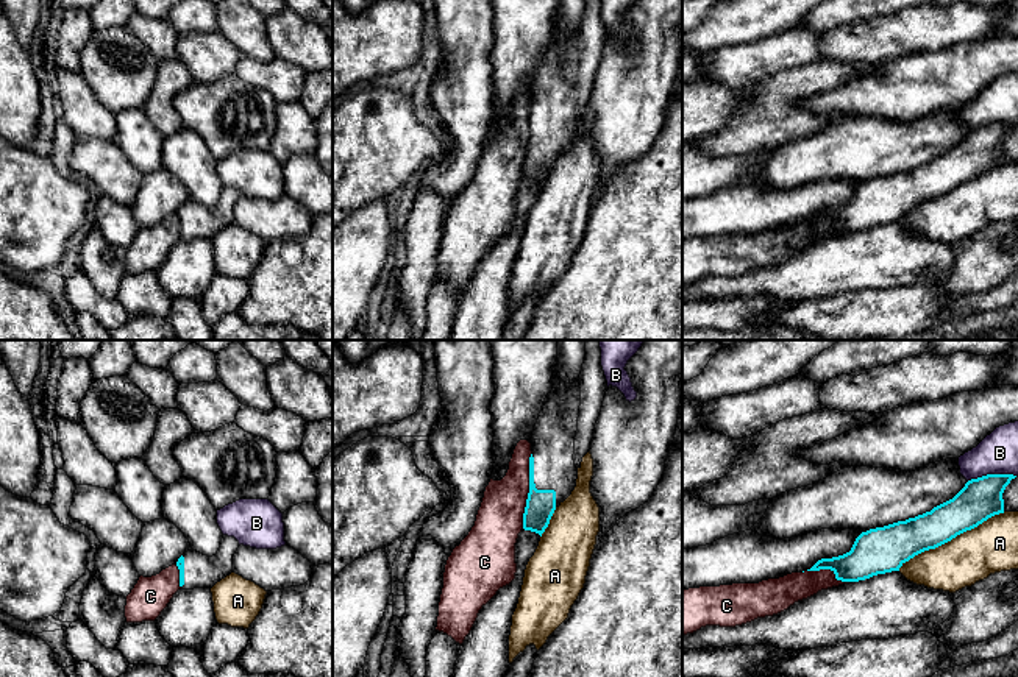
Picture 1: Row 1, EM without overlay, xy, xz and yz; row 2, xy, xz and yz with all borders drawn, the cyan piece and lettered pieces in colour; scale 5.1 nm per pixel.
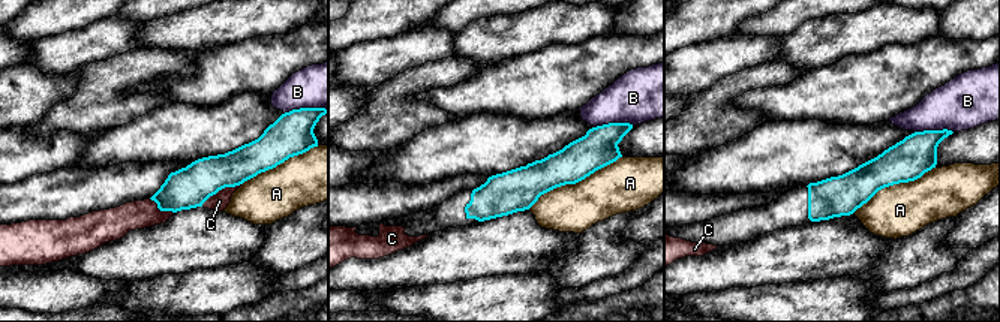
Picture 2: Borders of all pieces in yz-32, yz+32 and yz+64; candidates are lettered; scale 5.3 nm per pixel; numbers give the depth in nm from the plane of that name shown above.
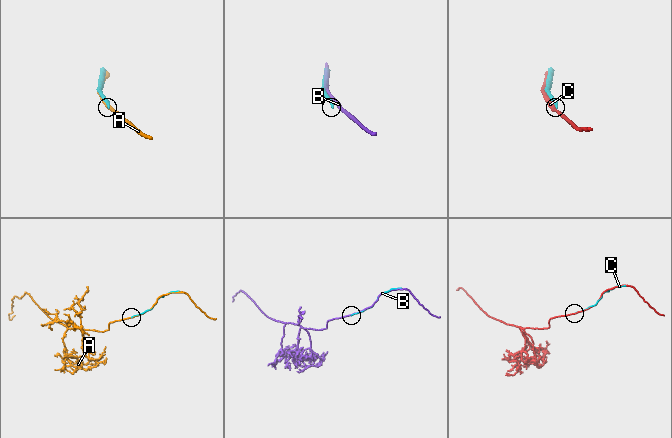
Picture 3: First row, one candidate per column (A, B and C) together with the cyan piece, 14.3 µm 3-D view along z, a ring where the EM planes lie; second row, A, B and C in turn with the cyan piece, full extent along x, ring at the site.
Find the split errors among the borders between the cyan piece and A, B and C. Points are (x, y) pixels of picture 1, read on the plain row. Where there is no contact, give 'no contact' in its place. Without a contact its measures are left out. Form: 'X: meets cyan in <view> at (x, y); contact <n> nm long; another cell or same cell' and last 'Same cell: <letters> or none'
A: meets cyan in yz at (951, 189); contact 650 nm long; another cell
B: meets cyan in yz at (992, 125); contact 260 nm long; another cell
C: meets cyan in xz at (530, 141); contact 400 nm long; another cell
Same cell: none

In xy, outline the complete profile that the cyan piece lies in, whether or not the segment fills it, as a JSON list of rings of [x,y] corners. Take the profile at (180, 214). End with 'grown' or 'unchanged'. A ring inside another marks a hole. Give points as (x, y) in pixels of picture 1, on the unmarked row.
[[[223,186],[220,198],[212,207],[194,200],[184,203],[176,212],[180,237],[183,240],[212,239],[233,223],[233,207],[237,198],[239,192],[234,187]]]; grown

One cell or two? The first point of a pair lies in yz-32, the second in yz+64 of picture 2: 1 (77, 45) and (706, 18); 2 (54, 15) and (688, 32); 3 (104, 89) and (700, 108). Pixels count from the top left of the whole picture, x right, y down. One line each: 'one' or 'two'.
1: two
2: one
3: one

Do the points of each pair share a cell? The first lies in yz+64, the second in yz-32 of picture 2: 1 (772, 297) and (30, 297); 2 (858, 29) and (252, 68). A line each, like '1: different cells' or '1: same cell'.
1: different cells
2: different cells

